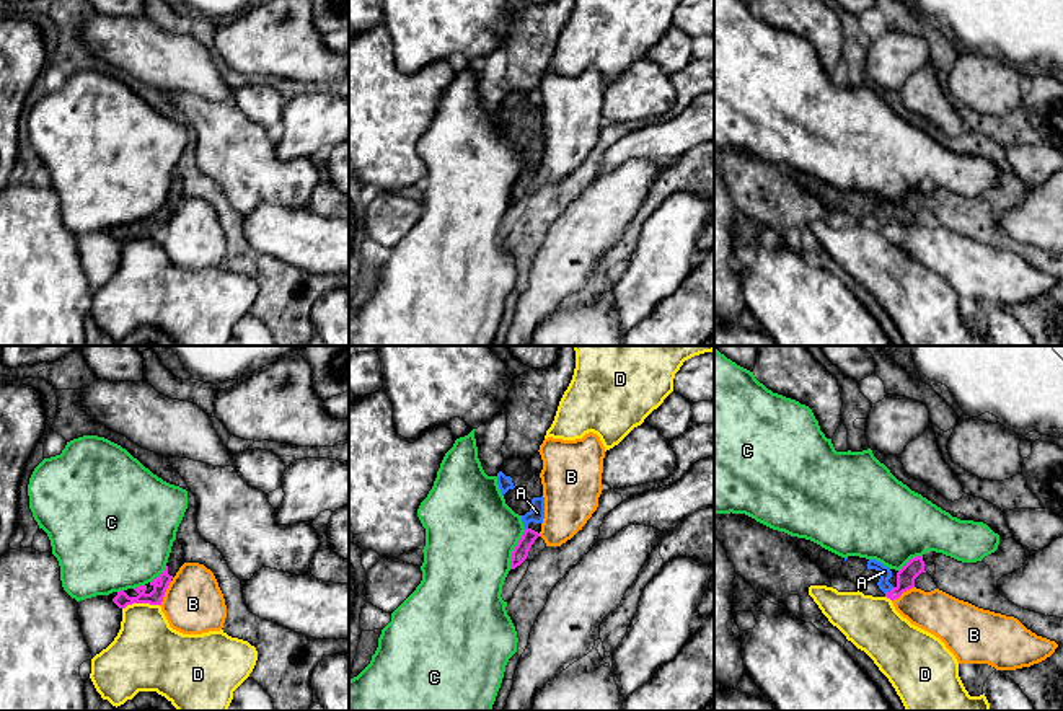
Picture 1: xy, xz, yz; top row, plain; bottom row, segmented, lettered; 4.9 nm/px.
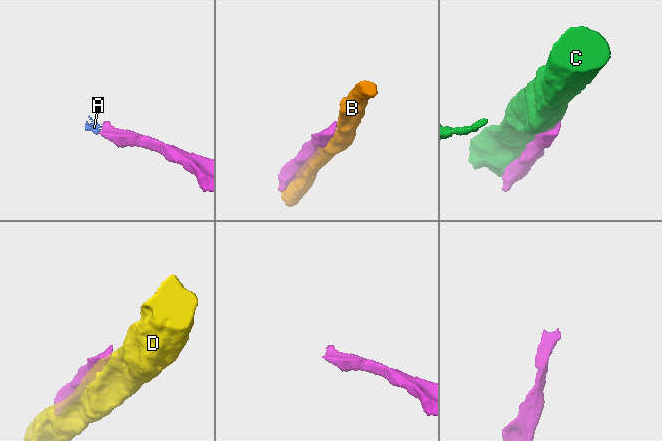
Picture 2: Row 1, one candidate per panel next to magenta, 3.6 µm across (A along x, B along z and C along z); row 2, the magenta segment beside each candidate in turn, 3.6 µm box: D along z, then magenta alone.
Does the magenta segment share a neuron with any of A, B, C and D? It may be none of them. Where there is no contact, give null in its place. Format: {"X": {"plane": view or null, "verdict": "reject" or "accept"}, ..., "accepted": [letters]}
{"A": {"plane": "yz", "verdict": "accept"}, "B": {"plane": "xy", "verdict": "reject"}, "C": {"plane": "xz", "verdict": "reject"}, "D": {"plane": "xy", "verdict": "reject"}, "accepted": ["A"]}

